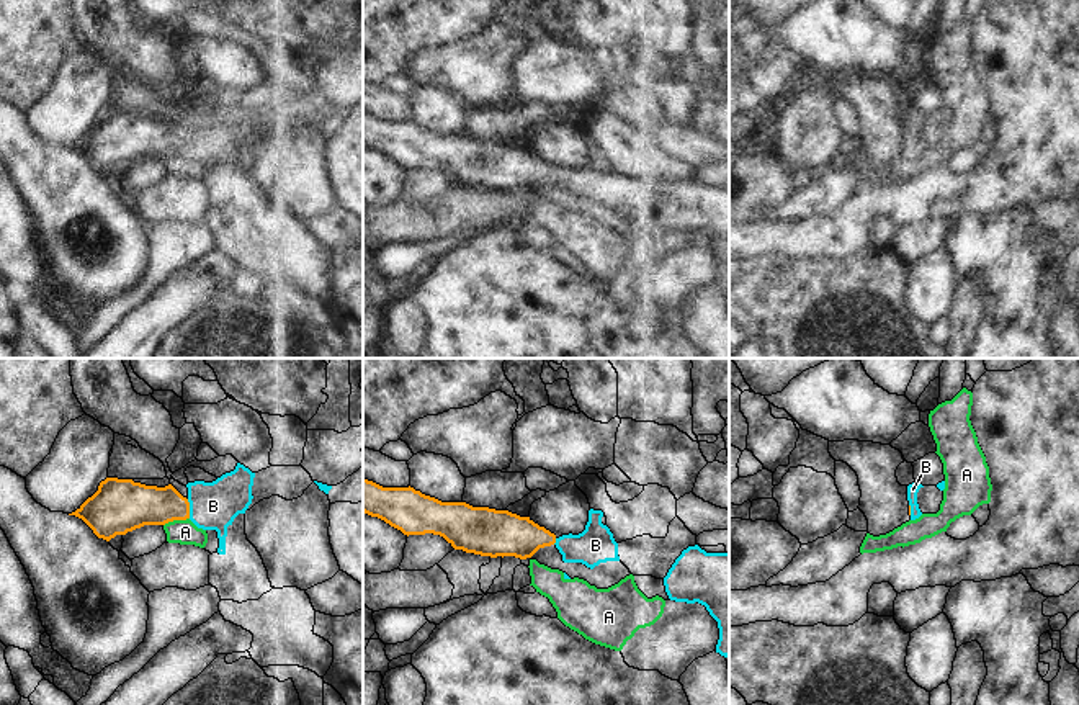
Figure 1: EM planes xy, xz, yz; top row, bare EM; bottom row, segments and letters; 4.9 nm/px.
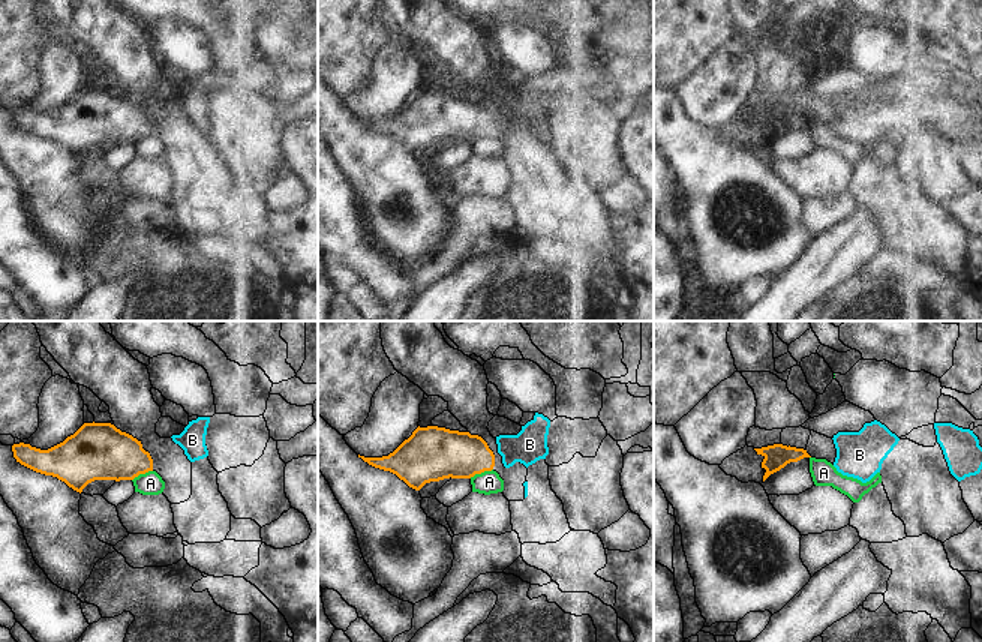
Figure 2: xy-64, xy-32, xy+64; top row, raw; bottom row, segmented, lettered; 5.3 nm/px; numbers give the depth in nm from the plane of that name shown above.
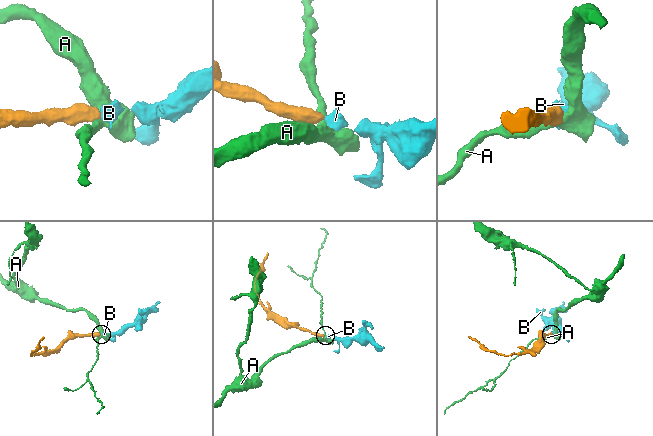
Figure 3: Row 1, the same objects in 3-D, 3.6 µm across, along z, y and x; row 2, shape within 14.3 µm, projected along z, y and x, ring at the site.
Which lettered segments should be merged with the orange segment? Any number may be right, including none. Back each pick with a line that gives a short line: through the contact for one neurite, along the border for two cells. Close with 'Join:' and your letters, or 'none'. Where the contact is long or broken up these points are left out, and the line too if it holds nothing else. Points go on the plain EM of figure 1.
B: line xy (138, 138), (188, 143), (213, 139)
Join: B

